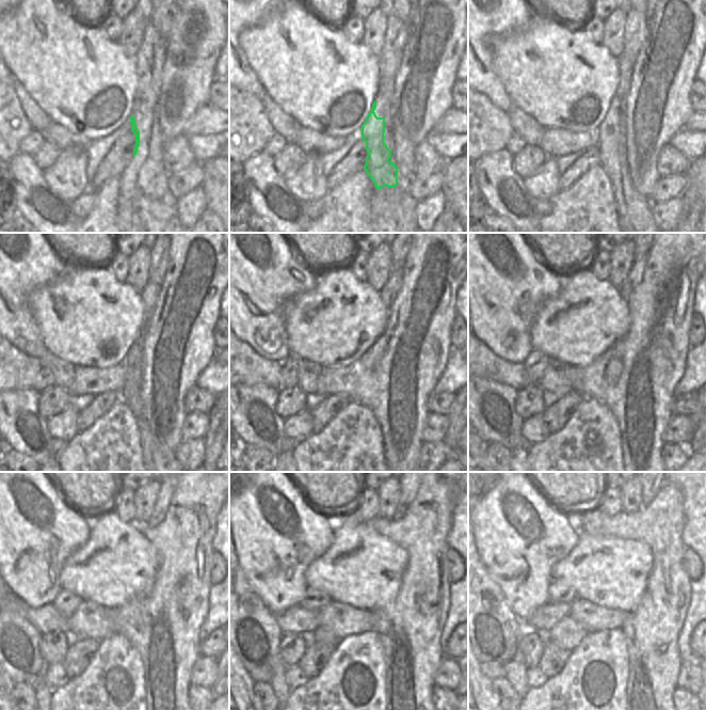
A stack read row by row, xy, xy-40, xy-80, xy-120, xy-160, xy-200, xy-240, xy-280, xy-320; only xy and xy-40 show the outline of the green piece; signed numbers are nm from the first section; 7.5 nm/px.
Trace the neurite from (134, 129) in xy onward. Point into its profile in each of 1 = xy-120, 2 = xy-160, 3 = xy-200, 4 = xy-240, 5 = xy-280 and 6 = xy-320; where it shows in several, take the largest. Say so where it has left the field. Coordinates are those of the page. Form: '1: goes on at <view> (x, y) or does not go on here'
1: goes on at xy-120 (151, 450)
2: goes on at xy-160 (391, 287)
3: goes on at xy-200 (636, 274)
4: goes on at xy-240 (165, 493)
5: goes on at xy-280 (407, 493)
6: goes on at xy-320 (647, 493)

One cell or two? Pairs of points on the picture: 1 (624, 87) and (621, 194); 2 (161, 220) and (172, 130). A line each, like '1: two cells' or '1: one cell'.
1: one cell
2: two cells

